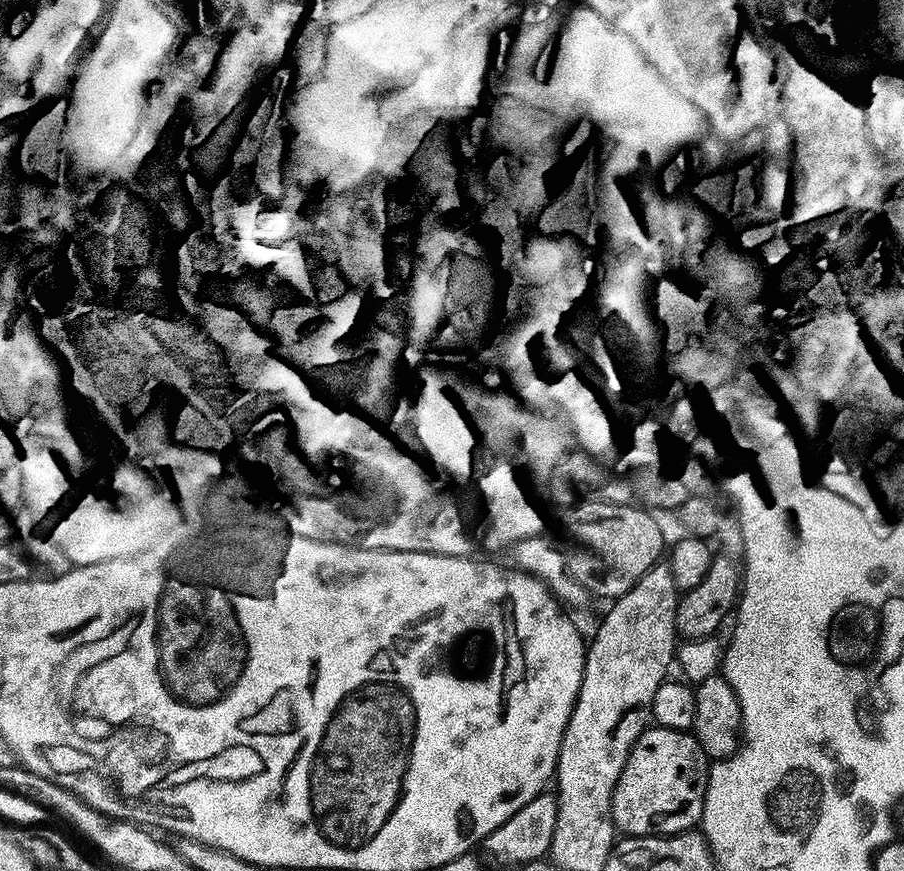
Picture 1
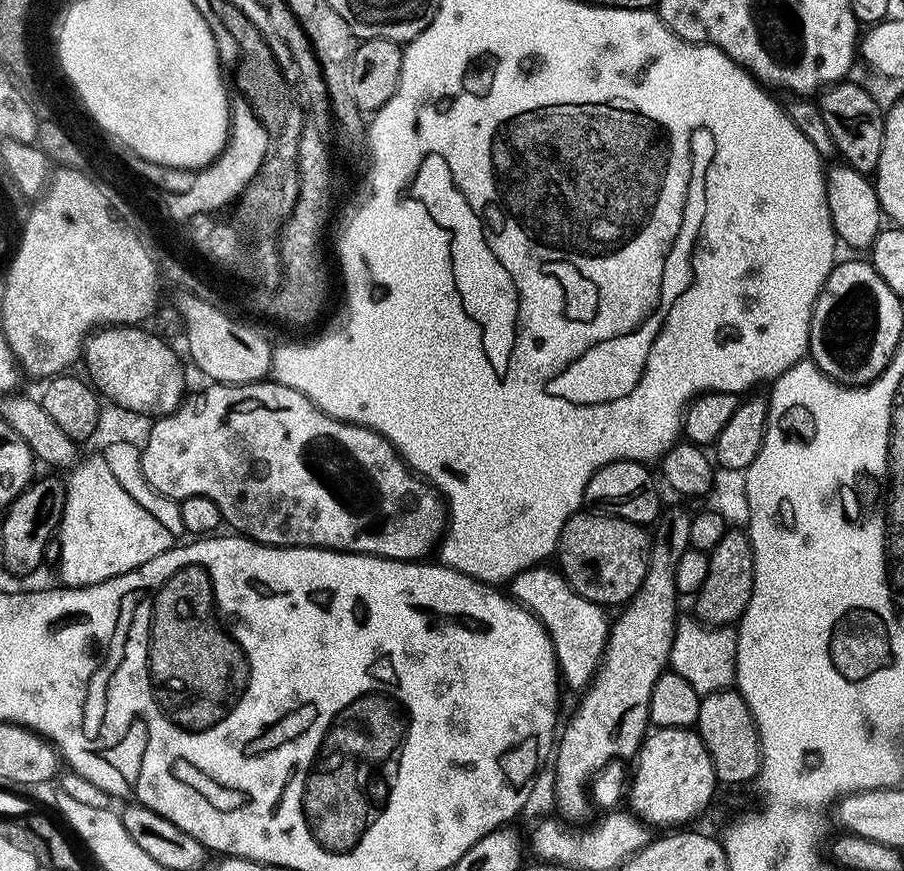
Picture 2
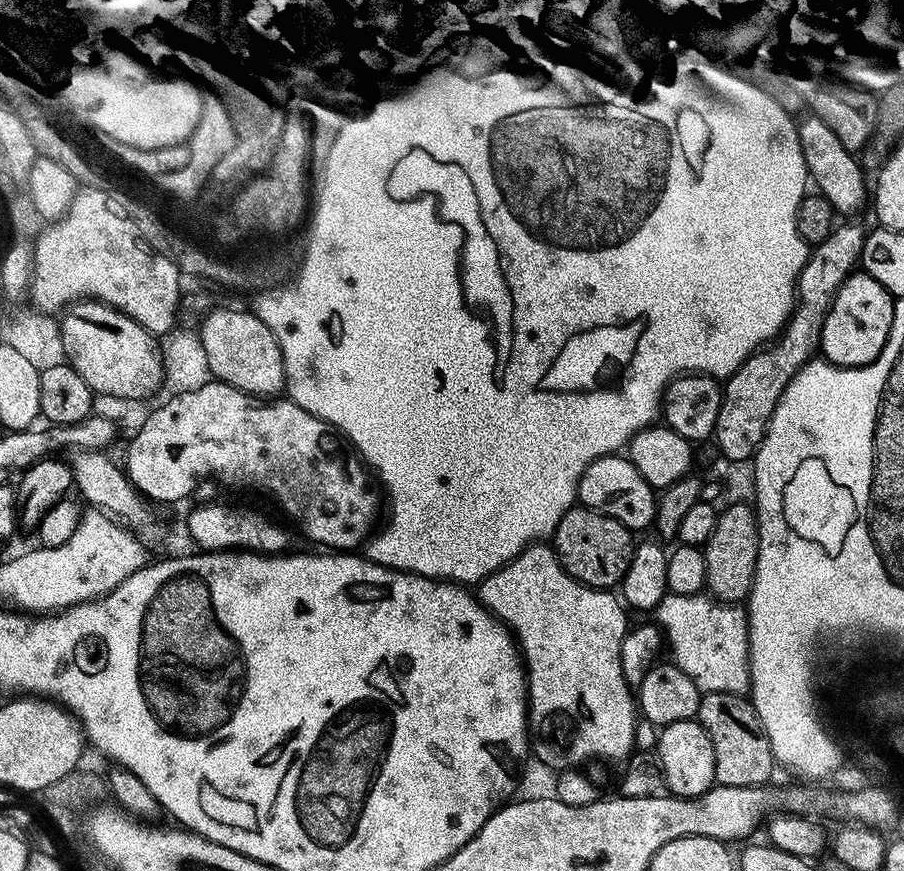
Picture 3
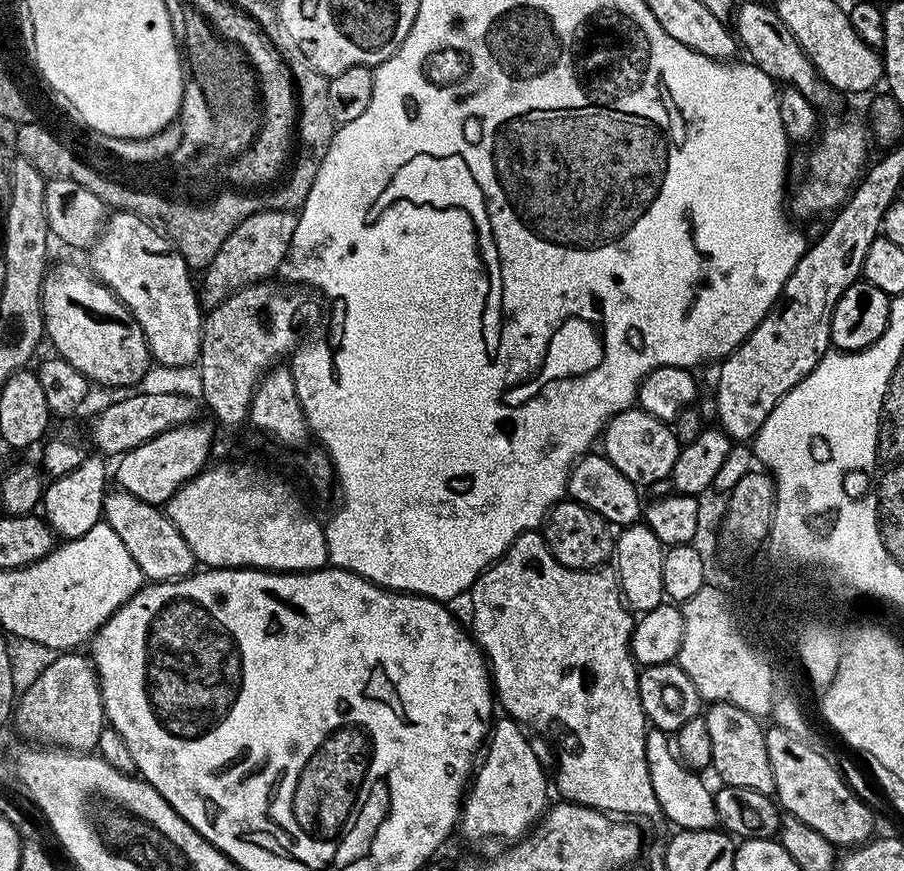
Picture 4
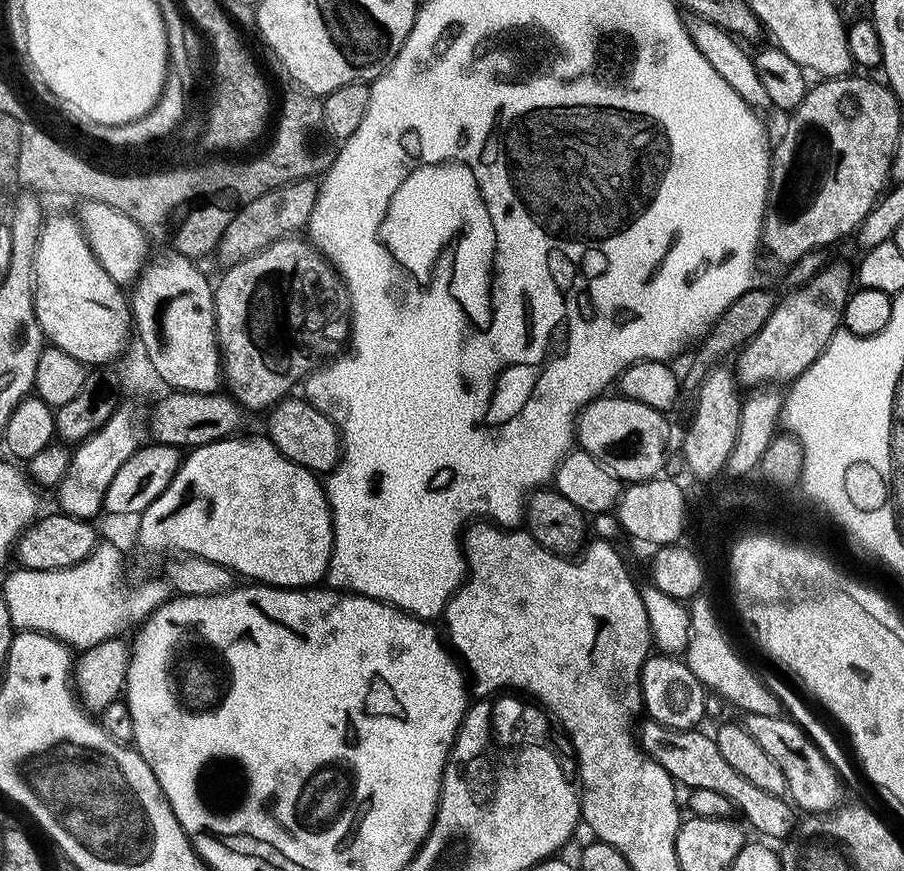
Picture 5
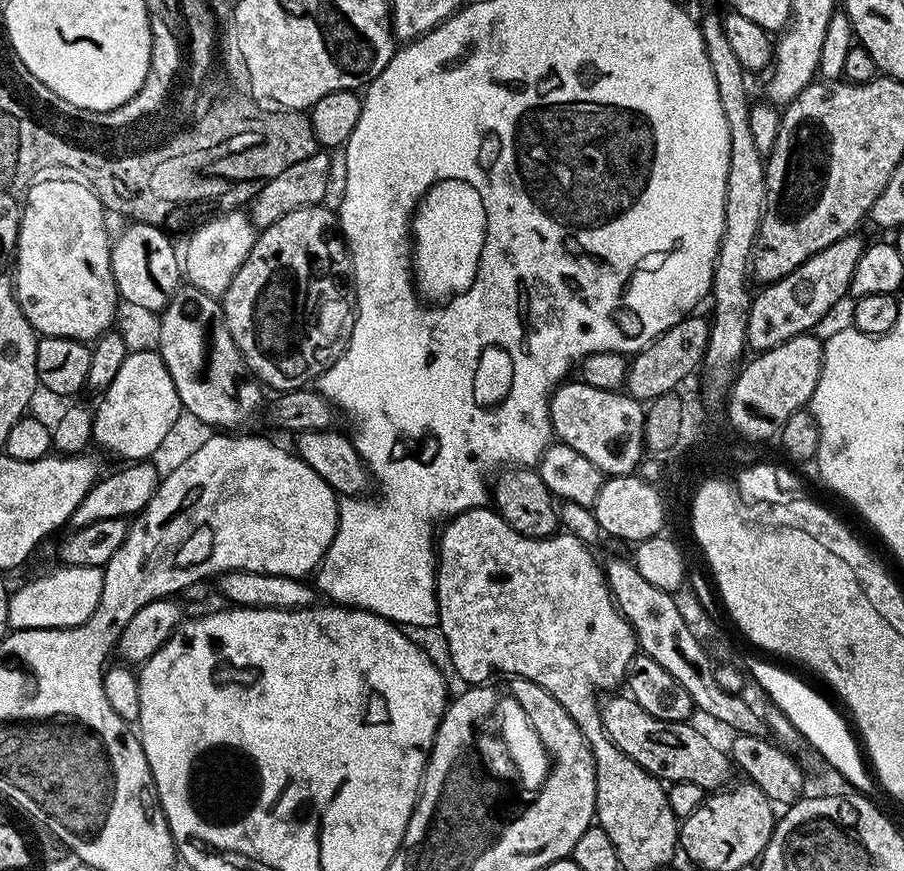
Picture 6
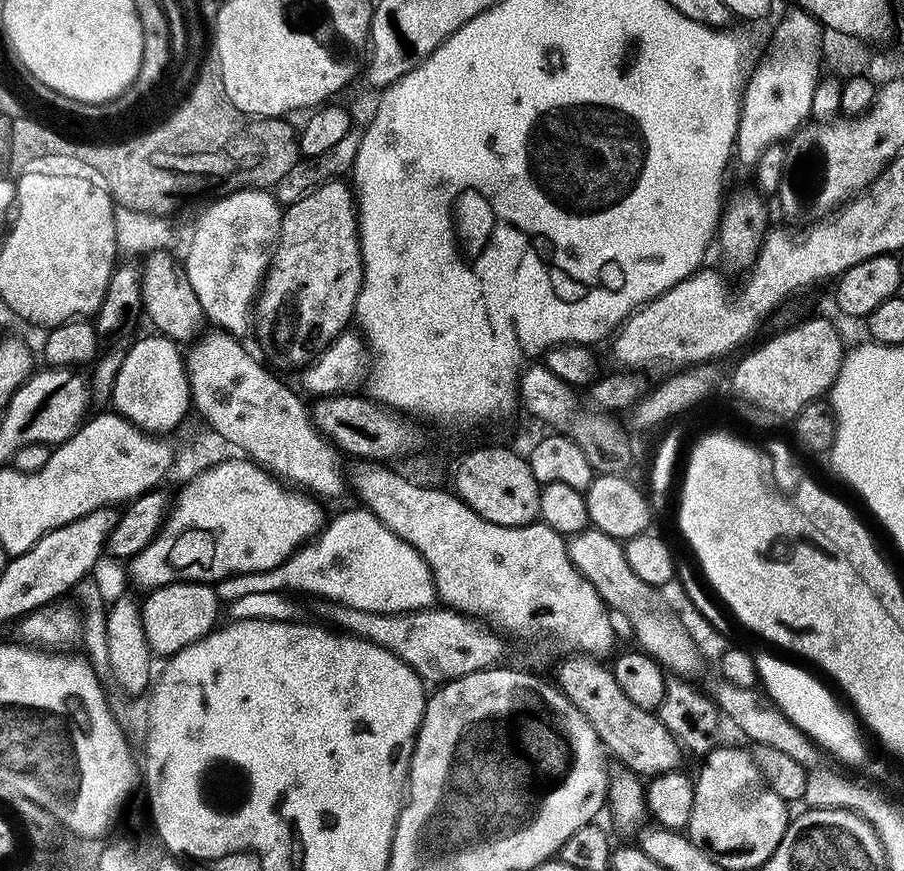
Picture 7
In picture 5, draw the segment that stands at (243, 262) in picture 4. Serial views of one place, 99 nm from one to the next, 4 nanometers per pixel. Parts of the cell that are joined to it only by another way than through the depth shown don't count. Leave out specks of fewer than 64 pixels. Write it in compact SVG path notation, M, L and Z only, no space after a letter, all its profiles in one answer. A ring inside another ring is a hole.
M295 179L264 193L250 203L241 205L235 211L230 224L226 226L216 249L216 256L219 256L221 265L228 267L236 264L260 252L284 235L301 231L307 225L309 216L313 212L318 192L319 185L313 179Z

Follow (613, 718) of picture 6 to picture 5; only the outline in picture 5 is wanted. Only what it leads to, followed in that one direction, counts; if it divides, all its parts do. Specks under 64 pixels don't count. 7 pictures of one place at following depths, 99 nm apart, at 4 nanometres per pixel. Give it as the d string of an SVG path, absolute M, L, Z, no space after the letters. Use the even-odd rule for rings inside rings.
M645 719L643 723L638 728L641 750L644 755L658 762L658 766L662 766L662 770L666 770L666 774L670 774L677 785L685 784L685 789L688 790L697 788L722 794L722 798L730 801L737 813L741 812L748 819L747 827L757 828L762 834L760 836L769 841L783 841L796 827L798 816L793 805L784 796L766 794L766 790L758 790L758 786L751 784L747 778L742 778L742 774L738 774L738 770L734 770L734 766L730 766L730 762L726 762L722 754L718 754L715 740L706 738L696 730L667 728L657 720Z

